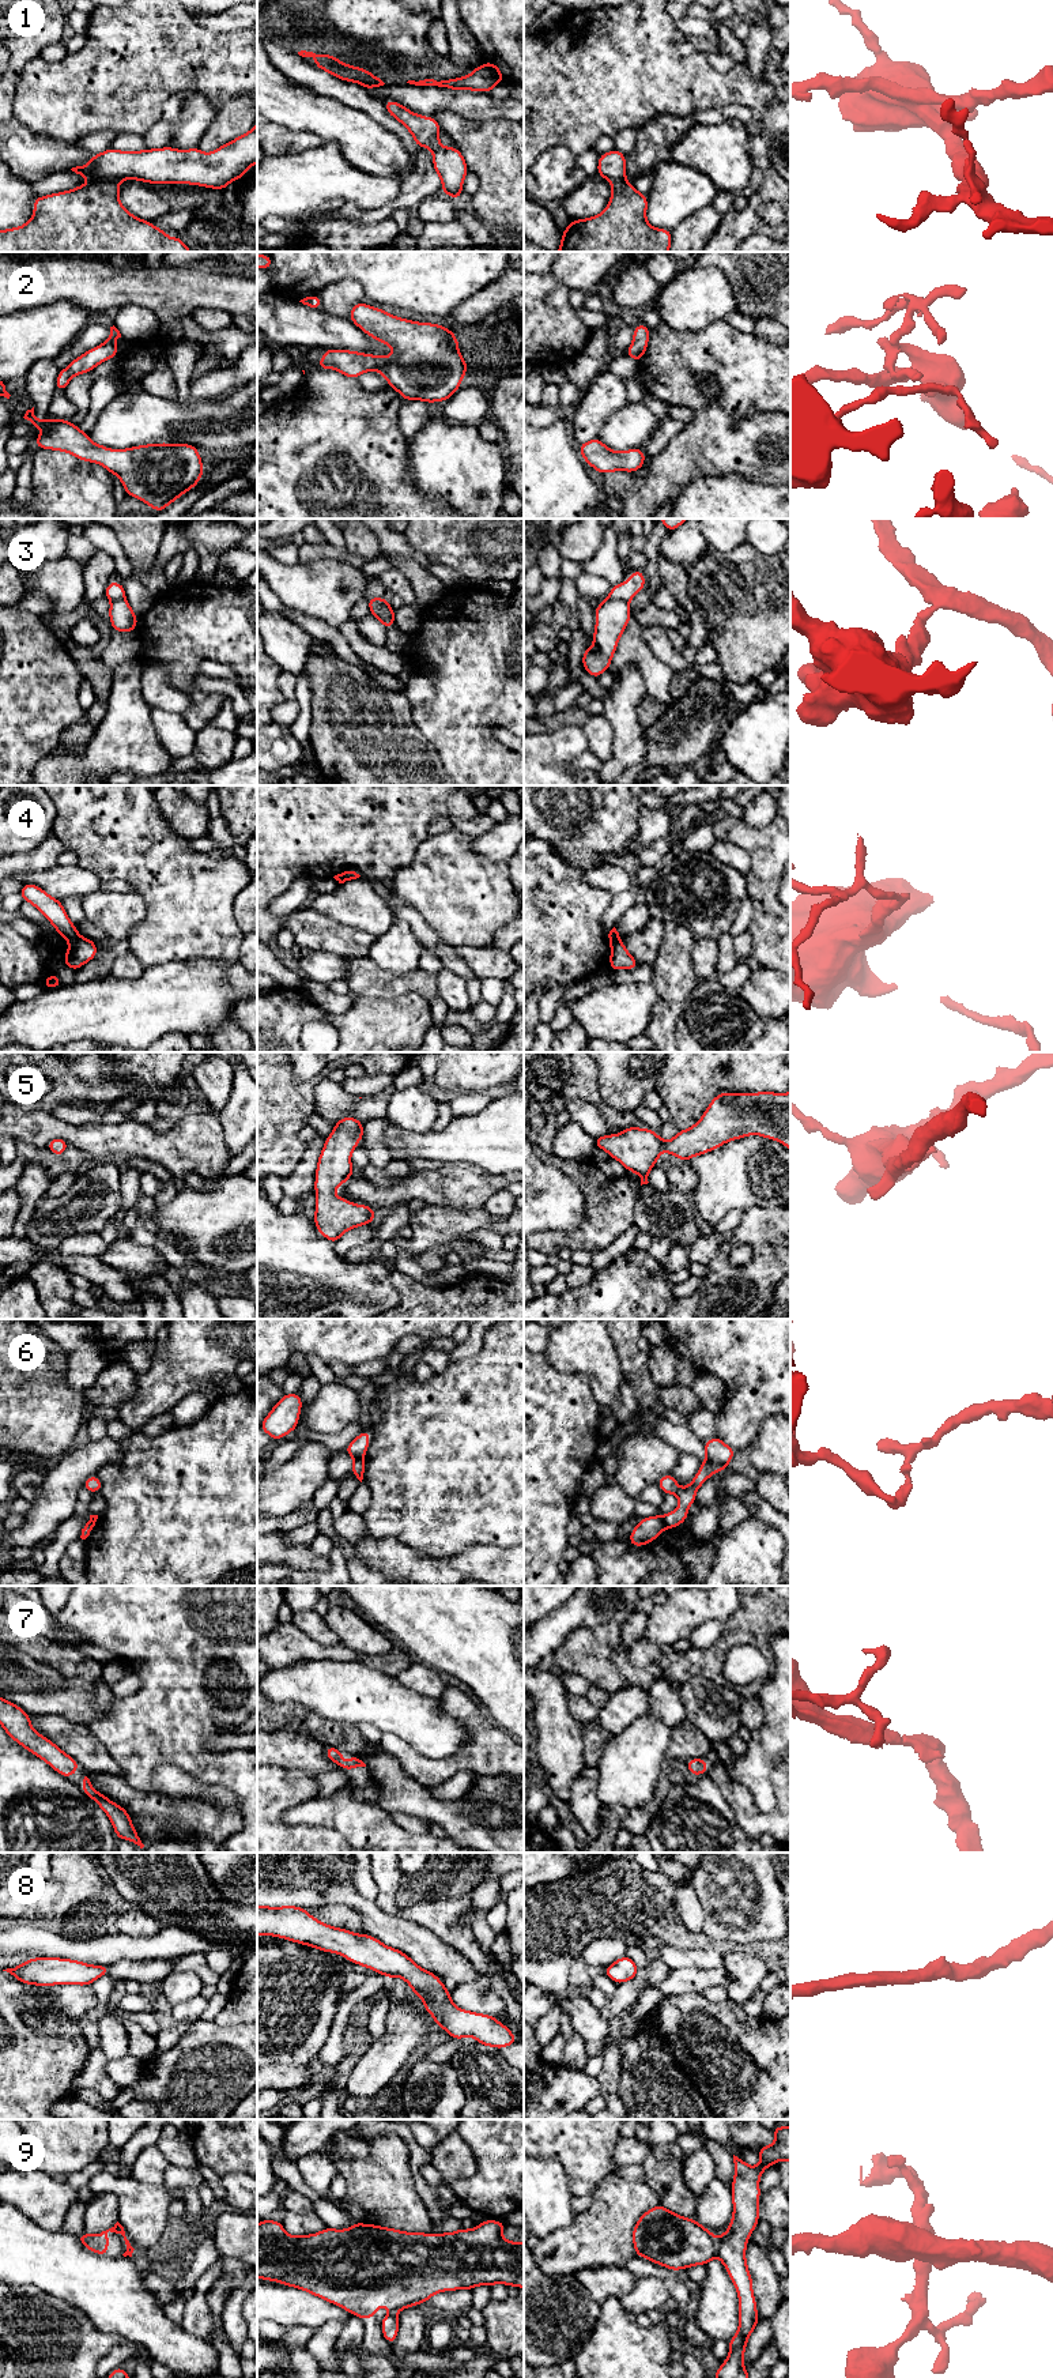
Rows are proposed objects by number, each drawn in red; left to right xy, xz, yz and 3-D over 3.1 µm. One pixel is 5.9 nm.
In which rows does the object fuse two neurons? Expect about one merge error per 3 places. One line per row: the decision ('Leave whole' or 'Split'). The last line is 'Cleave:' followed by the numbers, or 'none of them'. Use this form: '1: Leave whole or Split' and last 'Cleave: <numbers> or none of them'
1: Split
2: Leave whole
3: Split
4: Split
5: Leave whole
6: Split
7: Leave whole
8: Leave whole
9: Split
Cleave: 1, 3, 4, 6, 9

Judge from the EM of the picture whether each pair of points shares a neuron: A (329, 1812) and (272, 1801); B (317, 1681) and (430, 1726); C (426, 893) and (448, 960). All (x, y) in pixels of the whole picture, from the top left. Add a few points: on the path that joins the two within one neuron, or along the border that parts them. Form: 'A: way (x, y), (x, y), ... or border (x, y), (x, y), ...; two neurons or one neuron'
A: border (317, 1796), (289, 1808), (282, 1819); two neurons
B: way (346, 1691), (373, 1696), (402, 1711); one neuron
C: border (422, 918), (445, 943), (456, 949); two neurons

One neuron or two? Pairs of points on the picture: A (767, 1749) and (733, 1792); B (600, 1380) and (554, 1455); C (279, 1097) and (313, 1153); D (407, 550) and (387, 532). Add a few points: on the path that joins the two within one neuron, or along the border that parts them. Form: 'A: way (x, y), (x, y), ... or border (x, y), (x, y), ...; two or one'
A: border (731, 1778), (748, 1790), (758, 1811); two
B: border (569, 1372), (584, 1372), (588, 1376), (599, 1406); two
C: border (308, 1142), (305, 1156), (291, 1171); two
D: way (402, 547), (392, 538); one

